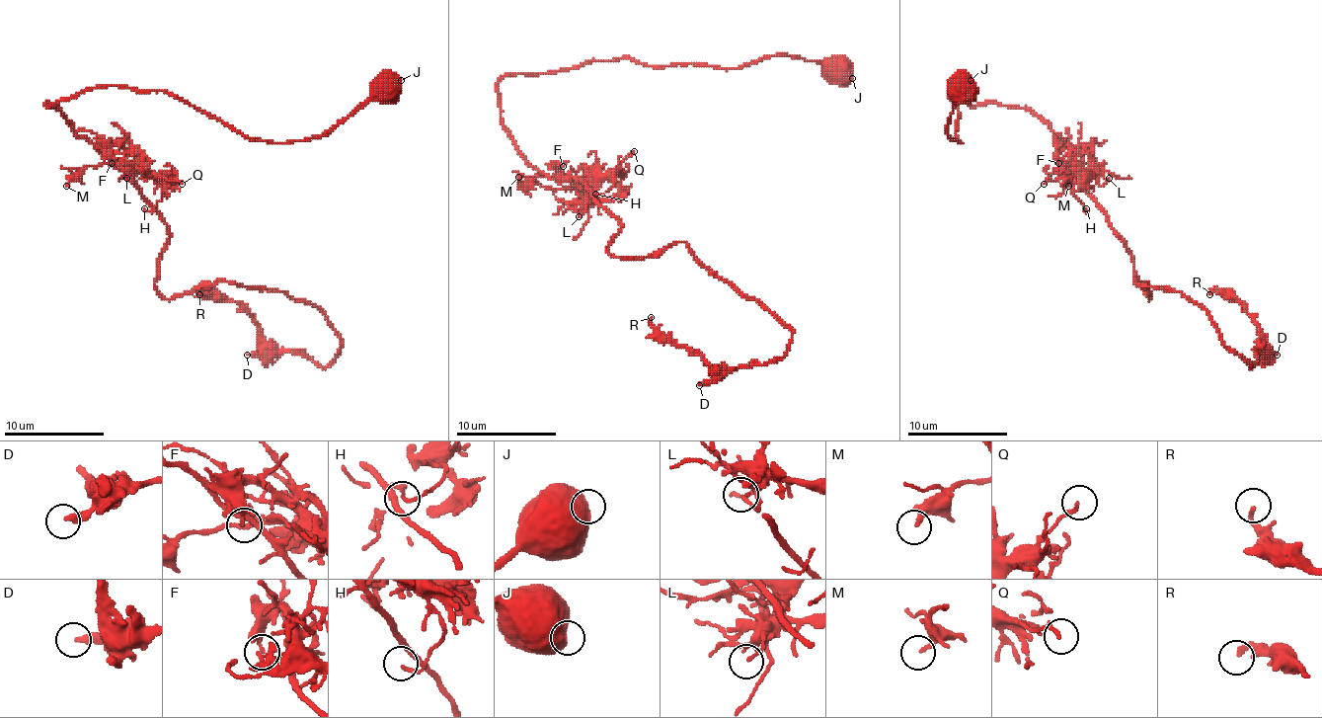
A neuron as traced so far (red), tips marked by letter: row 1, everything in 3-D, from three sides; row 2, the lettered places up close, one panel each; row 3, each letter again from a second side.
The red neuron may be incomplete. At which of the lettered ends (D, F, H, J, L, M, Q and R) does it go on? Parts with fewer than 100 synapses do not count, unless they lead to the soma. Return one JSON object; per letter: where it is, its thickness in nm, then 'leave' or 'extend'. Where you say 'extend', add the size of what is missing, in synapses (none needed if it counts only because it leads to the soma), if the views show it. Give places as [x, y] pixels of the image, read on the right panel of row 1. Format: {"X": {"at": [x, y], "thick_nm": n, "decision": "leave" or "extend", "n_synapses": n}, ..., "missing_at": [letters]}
{"D": {"at": [1277, 355], "thick_nm": 320, "decision": "leave"}, "F": {"at": [1058, 163], "thick_nm": 240, "decision": "leave"}, "H": {"at": [1086, 208], "thick_nm": 90, "decision": "leave"}, "J": {"at": [971, 80], "thick_nm": 800, "decision": "leave"}, "L": {"at": [1109, 178], "thick_nm": 140, "decision": "leave"}, "M": {"at": [1068, 186], "thick_nm": 220, "decision": "leave"}, "Q": {"at": [1044, 184], "thick_nm": 170, "decision": "leave"}, "R": {"at": [1209, 294], "thick_nm": 200, "decision": "leave"}, "missing_at": []}

